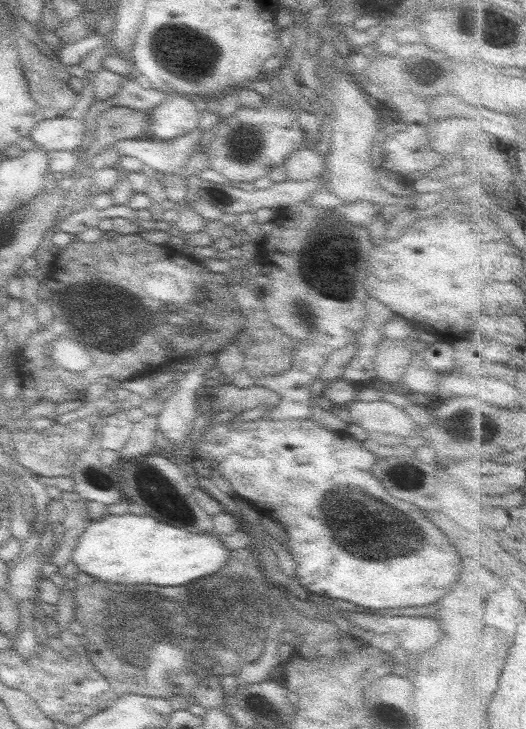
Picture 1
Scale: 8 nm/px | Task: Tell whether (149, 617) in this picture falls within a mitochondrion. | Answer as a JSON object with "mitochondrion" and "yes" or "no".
{"mitochondrion":"yes"}

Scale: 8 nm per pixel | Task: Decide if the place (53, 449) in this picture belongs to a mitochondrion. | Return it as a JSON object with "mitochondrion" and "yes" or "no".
{"mitochondrion":"no"}

